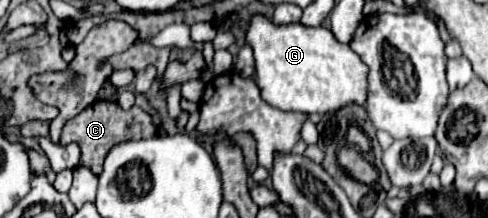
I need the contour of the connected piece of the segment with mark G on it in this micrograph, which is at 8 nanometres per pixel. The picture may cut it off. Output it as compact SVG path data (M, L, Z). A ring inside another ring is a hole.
M254 16L248 26L248 44L254 50L256 74L262 98L284 112L326 114L350 104L366 106L368 66L348 44L336 40L332 30L304 24L276 26L264 16Z

